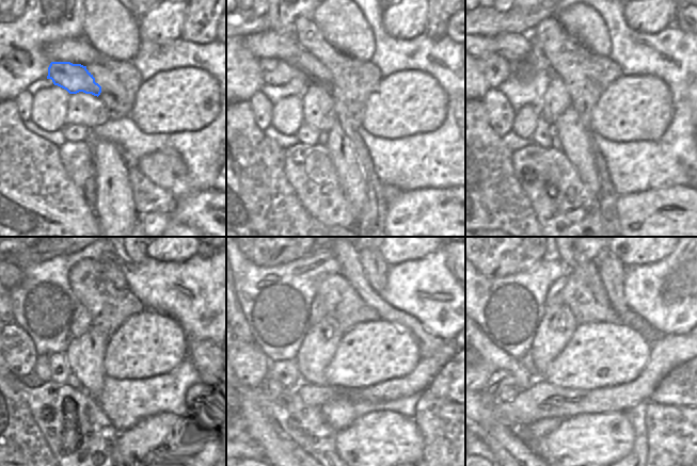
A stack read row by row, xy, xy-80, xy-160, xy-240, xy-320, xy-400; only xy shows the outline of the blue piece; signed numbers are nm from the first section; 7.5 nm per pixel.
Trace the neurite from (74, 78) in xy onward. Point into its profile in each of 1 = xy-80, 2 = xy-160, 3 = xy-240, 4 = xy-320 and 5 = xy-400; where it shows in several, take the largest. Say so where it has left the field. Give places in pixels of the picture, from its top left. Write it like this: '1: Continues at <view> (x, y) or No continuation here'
1: Continues at xy-80 (273, 71)
2: Continues at xy-160 (495, 69)
3: Continues at xy-240 (9, 315)
4: No continuation here
5: No continuation here.

